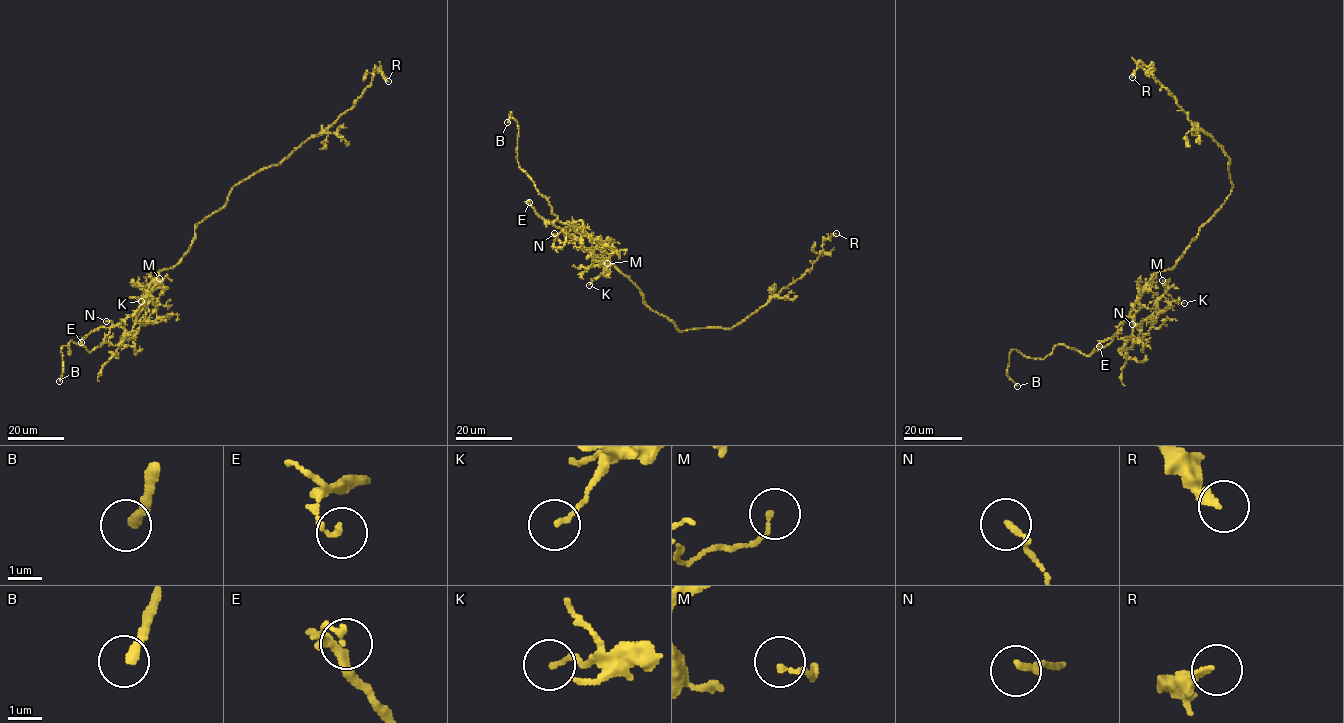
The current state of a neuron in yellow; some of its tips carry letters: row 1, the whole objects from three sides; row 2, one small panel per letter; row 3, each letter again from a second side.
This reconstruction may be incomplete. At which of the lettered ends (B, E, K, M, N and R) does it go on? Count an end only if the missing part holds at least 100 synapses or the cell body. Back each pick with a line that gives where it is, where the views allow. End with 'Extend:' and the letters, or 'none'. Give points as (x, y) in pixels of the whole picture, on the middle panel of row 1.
B: Place: (507, 122)
Extend: B

